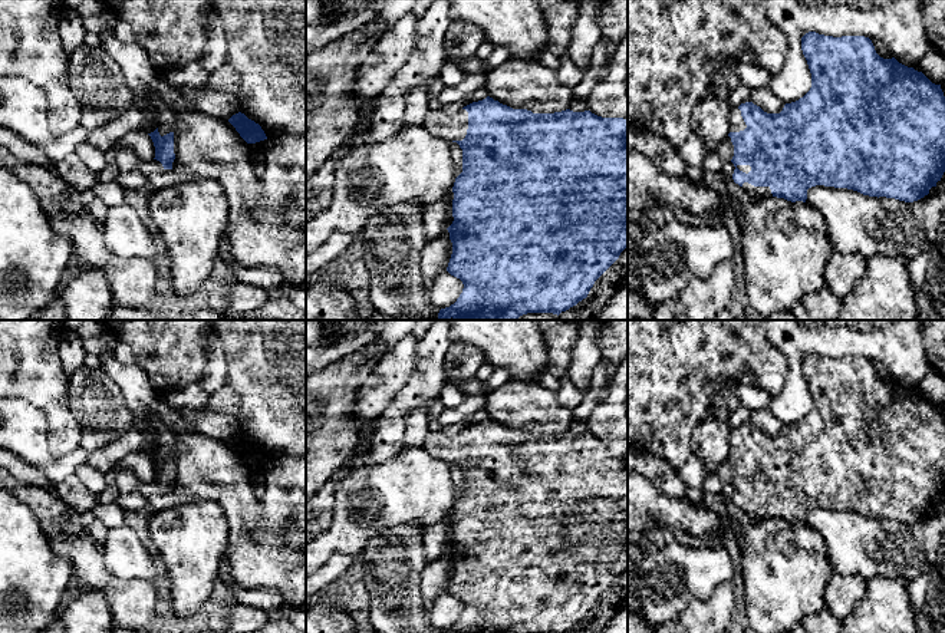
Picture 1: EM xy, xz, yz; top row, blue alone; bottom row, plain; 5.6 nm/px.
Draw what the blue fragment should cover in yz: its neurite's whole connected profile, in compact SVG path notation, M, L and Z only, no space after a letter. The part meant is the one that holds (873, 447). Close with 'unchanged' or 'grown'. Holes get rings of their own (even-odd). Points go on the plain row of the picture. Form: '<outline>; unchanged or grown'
M809 353L801 359L801 372L811 395L811 409L803 419L786 425L780 435L767 435L753 423L732 429L728 458L734 466L734 504L751 520L777 518L791 524L806 524L807 511L816 507L905 524L928 517L945 494L945 418L941 406L895 379L880 379L865 357L833 359Z; grown

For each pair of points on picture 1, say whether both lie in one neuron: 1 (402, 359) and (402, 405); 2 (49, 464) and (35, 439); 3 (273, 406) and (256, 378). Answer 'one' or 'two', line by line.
1: two
2: one
3: one

